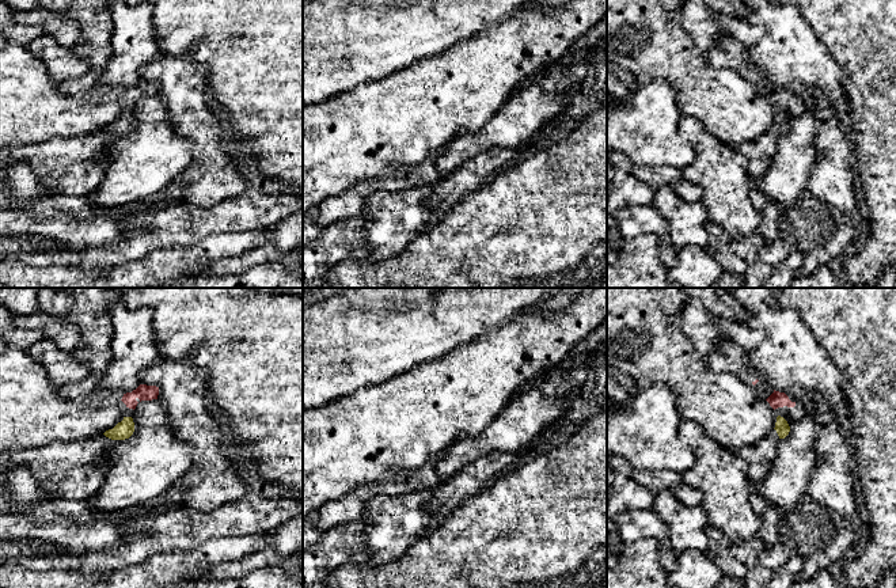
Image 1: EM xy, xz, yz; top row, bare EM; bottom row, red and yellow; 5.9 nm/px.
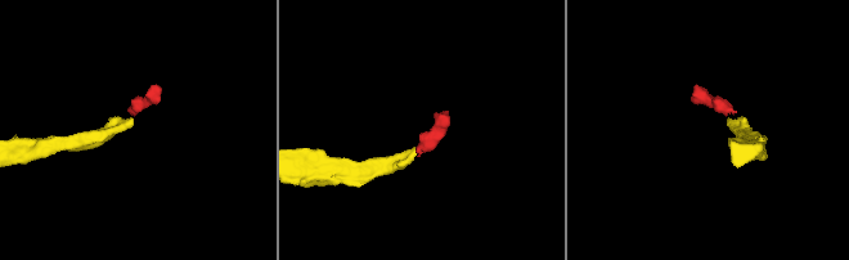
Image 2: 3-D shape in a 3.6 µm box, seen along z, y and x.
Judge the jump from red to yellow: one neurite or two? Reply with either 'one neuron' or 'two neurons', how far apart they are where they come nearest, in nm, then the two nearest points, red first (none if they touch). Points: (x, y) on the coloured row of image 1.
one neuron | 50 nm | yz (774, 409), (778, 416)

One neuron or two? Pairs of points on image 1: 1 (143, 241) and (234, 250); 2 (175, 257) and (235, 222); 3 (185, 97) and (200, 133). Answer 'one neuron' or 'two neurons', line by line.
1: two neurons
2: two neurons
3: one neuron

